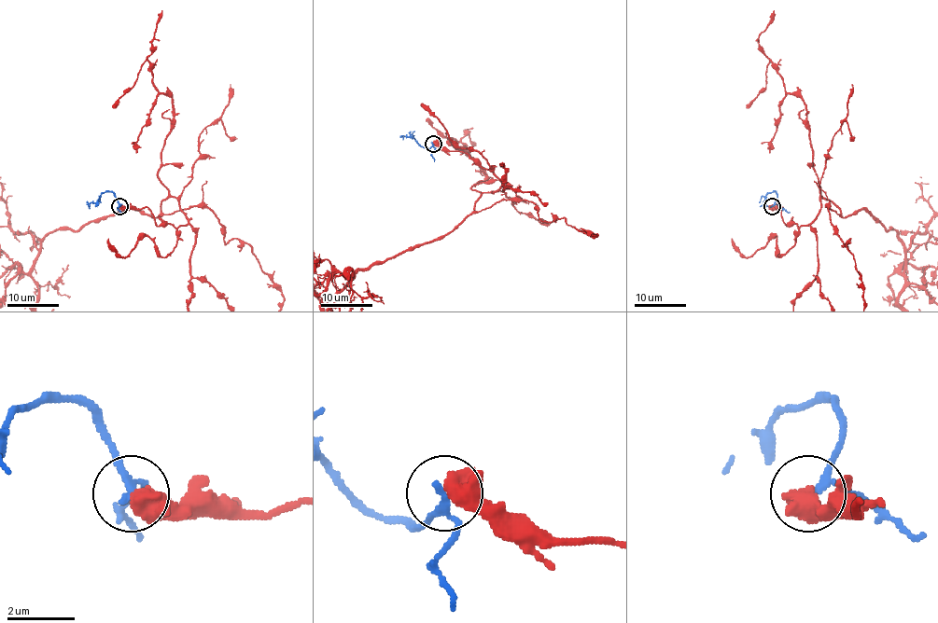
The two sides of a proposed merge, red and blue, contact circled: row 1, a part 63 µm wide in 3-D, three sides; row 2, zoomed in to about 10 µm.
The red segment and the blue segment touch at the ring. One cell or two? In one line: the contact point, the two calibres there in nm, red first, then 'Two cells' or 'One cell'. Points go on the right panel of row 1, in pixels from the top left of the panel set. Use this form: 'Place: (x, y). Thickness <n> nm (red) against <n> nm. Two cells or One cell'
Place: (772, 206). Thickness 480 nm (red) against 180 nm. Two cells

